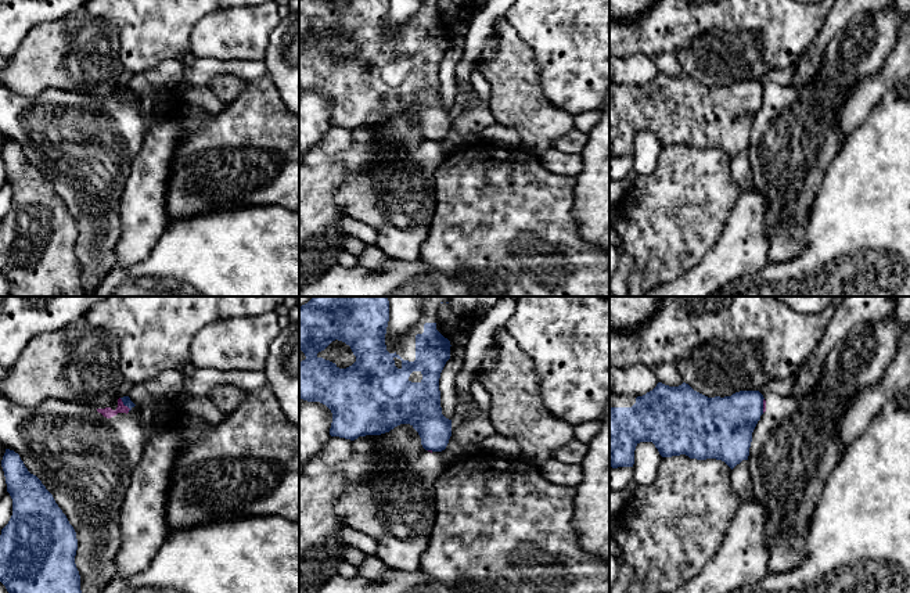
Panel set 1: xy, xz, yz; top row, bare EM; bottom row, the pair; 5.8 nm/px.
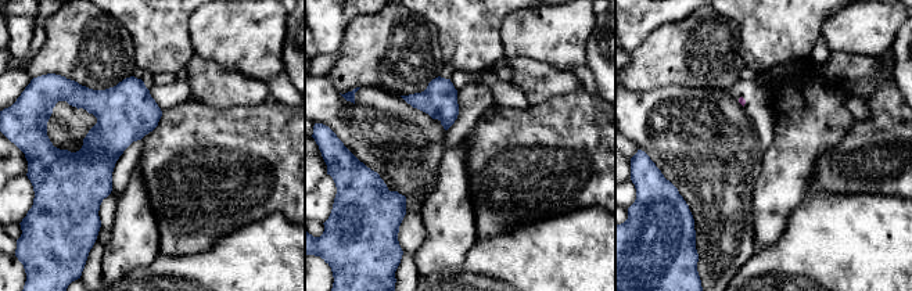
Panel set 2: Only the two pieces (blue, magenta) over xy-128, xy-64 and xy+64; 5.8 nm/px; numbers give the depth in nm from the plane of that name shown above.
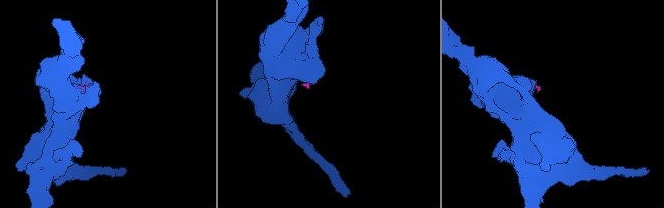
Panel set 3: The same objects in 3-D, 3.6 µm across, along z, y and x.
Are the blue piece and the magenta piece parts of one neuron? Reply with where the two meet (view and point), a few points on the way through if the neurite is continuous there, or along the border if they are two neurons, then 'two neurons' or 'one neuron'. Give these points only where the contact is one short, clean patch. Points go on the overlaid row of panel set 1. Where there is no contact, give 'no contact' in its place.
contact xy (125, 405); two neurons

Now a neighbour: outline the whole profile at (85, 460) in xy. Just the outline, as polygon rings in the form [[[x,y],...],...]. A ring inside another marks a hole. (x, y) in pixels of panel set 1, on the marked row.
[[[0,392],[0,443],[19,454],[28,471],[36,475],[73,526],[78,539],[75,564],[82,593],[101,593],[114,579],[115,556],[121,547],[119,511],[130,485],[132,471],[147,443],[140,418],[140,406],[129,409],[116,395],[105,409],[89,405],[46,399],[37,407],[19,406]]]

